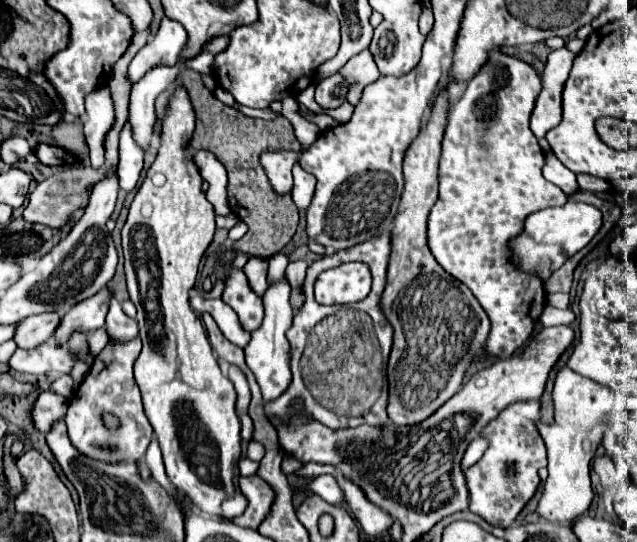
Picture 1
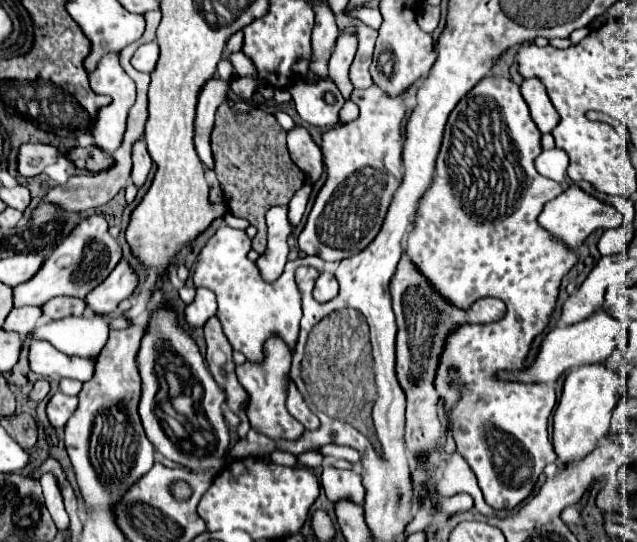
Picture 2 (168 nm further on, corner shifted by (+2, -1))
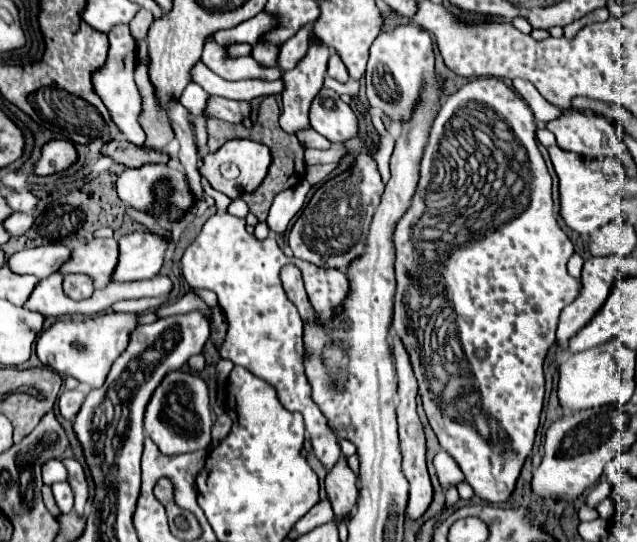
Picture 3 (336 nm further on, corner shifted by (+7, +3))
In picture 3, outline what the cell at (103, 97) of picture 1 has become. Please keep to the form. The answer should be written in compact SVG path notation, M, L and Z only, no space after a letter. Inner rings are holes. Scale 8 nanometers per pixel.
M116 25L110 33L110 49L108 49L108 61L96 69L96 73L92 73L92 83L96 93L100 95L100 99L104 101L106 109L110 111L112 121L116 121L116 127L120 129L120 135L124 141L132 141L134 145L142 145L144 143L144 131L138 125L138 113L140 113L140 95L138 89L134 85L134 67L136 67L136 57L134 57L134 49L136 49L136 41L132 39L128 25Z

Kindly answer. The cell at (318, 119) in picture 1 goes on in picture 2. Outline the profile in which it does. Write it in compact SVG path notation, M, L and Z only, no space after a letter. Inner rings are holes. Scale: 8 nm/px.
M350 100L346 101L339 114L340 124L346 124L355 120L358 114L358 106Z

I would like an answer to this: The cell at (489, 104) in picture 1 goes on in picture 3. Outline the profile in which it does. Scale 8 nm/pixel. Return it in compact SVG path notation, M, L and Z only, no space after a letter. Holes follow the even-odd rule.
M496 77L474 79L474 81L466 83L460 91L450 95L444 101L444 105L440 107L440 113L436 115L432 129L430 129L430 139L428 139L424 157L420 161L420 183L418 183L412 207L398 221L396 231L394 231L394 247L396 247L396 283L398 285L396 285L396 297L394 297L392 327L398 331L398 335L402 337L402 341L406 343L406 349L410 353L410 361L412 361L418 385L420 385L420 395L424 401L424 411L428 415L428 421L430 421L430 425L432 425L432 429L440 441L440 447L456 459L456 463L460 465L460 469L466 477L466 483L474 489L474 493L482 501L502 503L512 495L516 481L520 477L520 471L524 467L524 461L534 447L534 439L536 439L536 431L538 431L538 423L540 423L540 413L542 413L542 403L544 403L542 363L544 363L546 351L552 347L552 343L556 339L558 317L560 317L562 309L576 299L576 293L580 289L580 281L572 279L566 271L566 263L574 253L574 245L568 239L568 235L560 229L558 219L554 215L552 179L550 179L550 173L546 169L546 163L544 163L542 153L540 153L538 143L536 143L536 117L532 117L532 109L528 107L528 103L522 101L522 97L518 93L514 93L512 89L508 89L500 79L496 79ZM430 207L444 209L444 213L430 213ZM424 227L436 227L438 229L436 239L444 239L444 241L436 241L438 249L434 255L420 255L420 251L416 251L416 247L414 247L414 241L416 241L414 231L416 229L422 231ZM408 291L416 293L416 297L410 299L410 315L412 317L406 317L406 293ZM474 395L478 395L480 407L486 411L486 415L490 419L494 419L494 423L498 427L498 437L494 433L490 433L488 439L484 439L478 433L478 423L474 421Z

